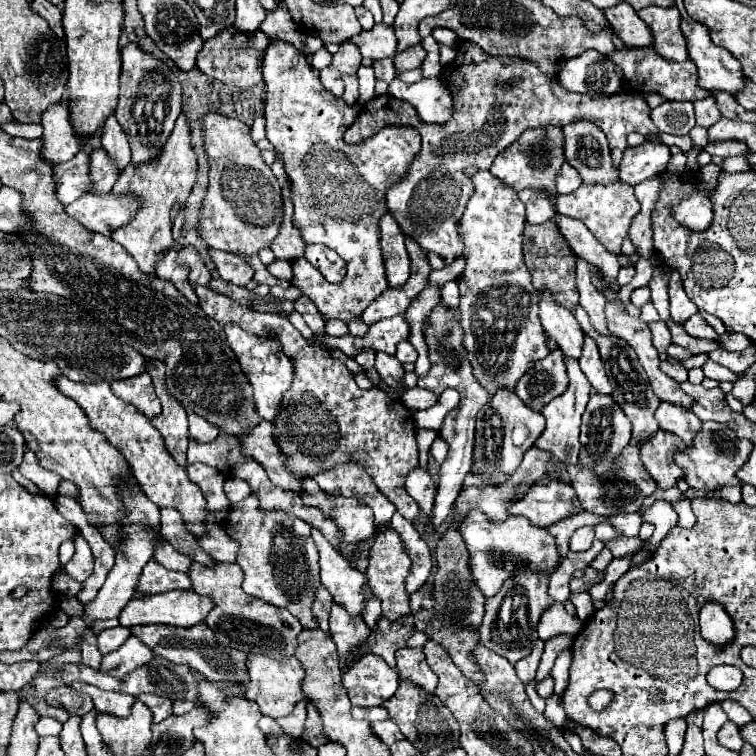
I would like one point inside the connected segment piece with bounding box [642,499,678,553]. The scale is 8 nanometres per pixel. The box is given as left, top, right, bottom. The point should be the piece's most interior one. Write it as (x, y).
(662, 515)

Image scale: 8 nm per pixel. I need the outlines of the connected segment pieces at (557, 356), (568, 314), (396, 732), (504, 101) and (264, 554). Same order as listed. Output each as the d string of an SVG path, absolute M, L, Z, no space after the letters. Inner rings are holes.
M552 351L546 359L536 363L524 379L516 385L516 395L534 411L542 411L546 403L560 397L568 387L566 365L560 351Z
M540 295L540 319L548 339L554 339L556 345L564 351L564 355L580 359L584 331L572 315L572 311L556 305L556 301L550 295Z
M392 719L376 721L376 723L372 723L372 725L370 725L370 729L372 729L372 733L374 733L382 743L386 743L388 747L390 747L392 743L396 743L396 741L402 741L402 739L404 739L404 735L402 735L402 733L400 733L400 729L396 727L396 723L392 723Z
M458 39L454 65L446 71L442 69L442 77L446 79L454 101L450 121L426 123L408 101L398 101L392 95L376 95L364 105L362 113L344 133L344 139L348 143L360 143L372 137L384 125L408 125L420 131L422 151L414 159L410 175L388 189L388 209L406 235L412 235L420 247L430 253L438 253L448 261L454 261L464 251L464 241L458 235L458 223L468 199L474 193L474 183L464 169L490 169L496 155L514 143L528 127L562 127L576 121L596 123L610 141L612 159L616 165L628 147L626 137L630 133L658 133L650 121L650 107L636 91L622 91L608 99L590 99L588 95L570 93L564 91L556 79L544 77L534 63L490 57L472 41ZM496 83L506 83L510 87L502 89L496 87Z
M248 495L240 505L242 507L236 505L230 509L230 515L224 519L222 527L240 545L236 563L246 575L242 589L270 605L288 609L300 619L302 627L318 629L318 621L312 615L316 591L310 589L318 589L320 585L320 557L308 523L302 519L292 519L292 515L280 515L280 511L276 511L276 515L260 515L252 495Z

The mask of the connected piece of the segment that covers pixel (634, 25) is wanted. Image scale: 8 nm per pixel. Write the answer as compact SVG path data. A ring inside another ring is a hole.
M620 1L618 5L604 9L604 17L614 27L614 31L620 35L620 39L624 39L624 43L628 43L630 47L652 45L652 35L646 23L636 15L632 7L628 7L628 3Z

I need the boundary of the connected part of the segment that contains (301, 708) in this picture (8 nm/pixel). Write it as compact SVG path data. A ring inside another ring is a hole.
M298 701L292 709L290 715L280 717L276 723L280 725L280 729L290 735L290 737L300 737L300 733L304 731L304 721L306 721L306 701Z

